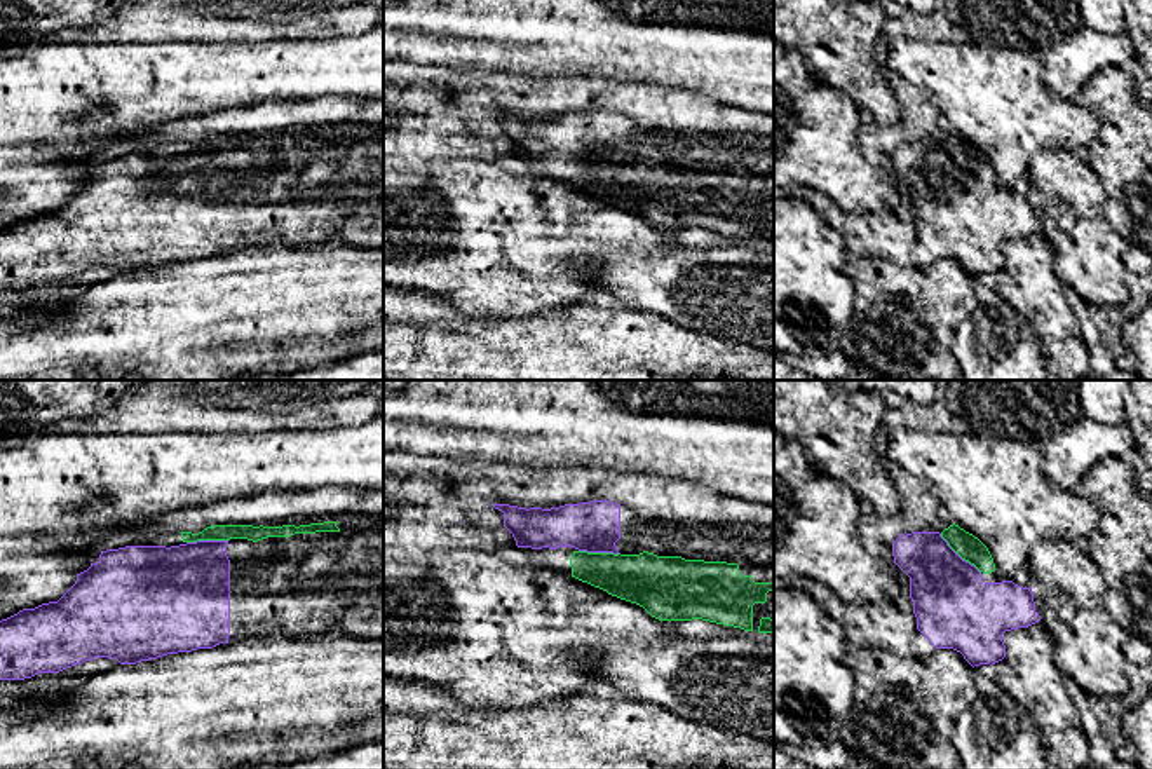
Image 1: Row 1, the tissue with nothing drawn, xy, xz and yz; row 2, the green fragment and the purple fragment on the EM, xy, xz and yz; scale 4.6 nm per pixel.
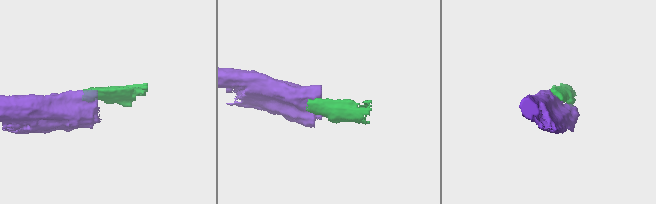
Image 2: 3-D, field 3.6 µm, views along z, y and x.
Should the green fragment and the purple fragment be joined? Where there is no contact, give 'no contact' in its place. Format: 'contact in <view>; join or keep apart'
contact in yz; join

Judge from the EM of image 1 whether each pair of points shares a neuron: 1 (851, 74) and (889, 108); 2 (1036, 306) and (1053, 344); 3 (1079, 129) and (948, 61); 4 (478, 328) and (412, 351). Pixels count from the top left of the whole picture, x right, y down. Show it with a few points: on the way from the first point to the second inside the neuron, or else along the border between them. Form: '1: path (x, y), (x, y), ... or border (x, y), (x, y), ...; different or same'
1: path (860, 79), (880, 100); same
2: path (1044, 314), (1053, 323), (1053, 335); same
3: path (1046, 121), (1011, 115), (982, 89); same
4: path (462, 340), (450, 351), (427, 351); same

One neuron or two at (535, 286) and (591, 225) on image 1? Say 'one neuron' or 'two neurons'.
one neuron

